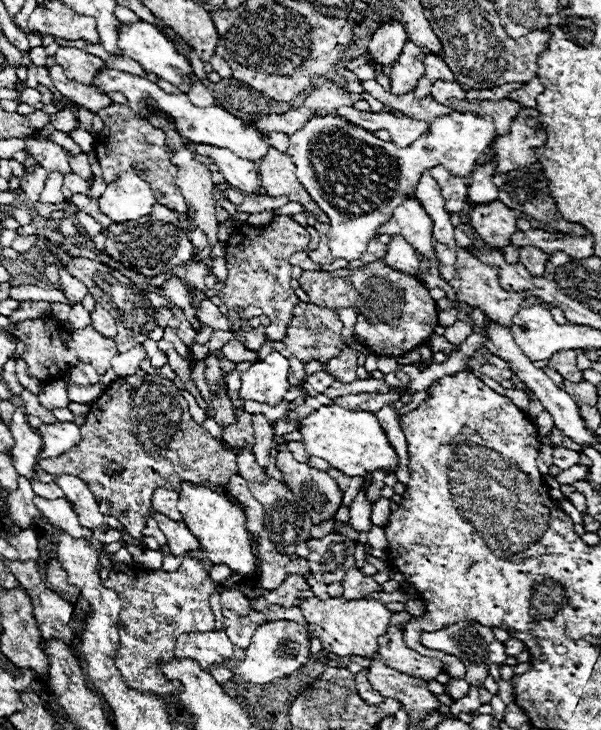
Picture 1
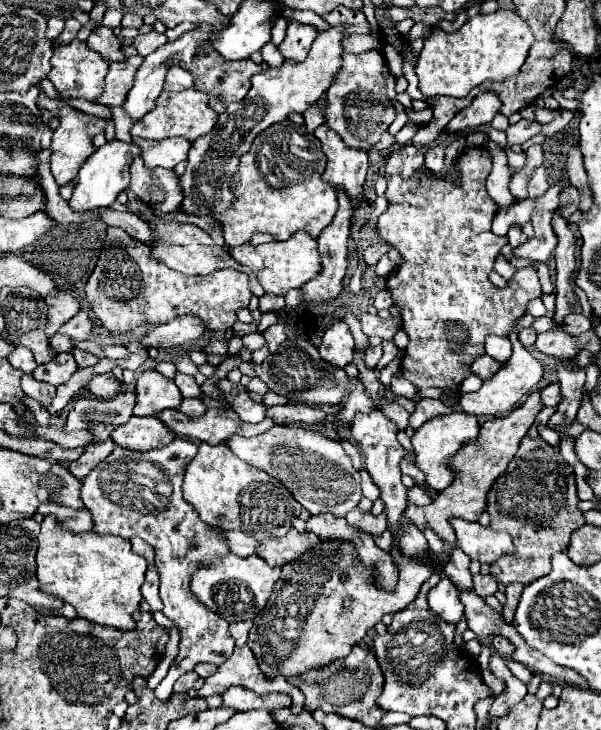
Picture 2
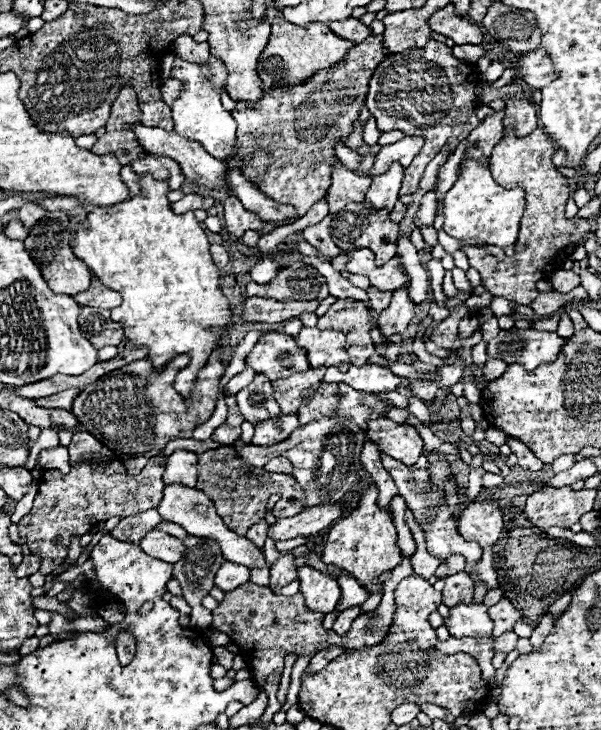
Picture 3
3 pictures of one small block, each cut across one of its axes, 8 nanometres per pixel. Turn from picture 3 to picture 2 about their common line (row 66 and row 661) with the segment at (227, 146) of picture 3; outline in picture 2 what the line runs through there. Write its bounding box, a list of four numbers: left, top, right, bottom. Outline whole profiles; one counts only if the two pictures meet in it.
[80,438,234,696]

